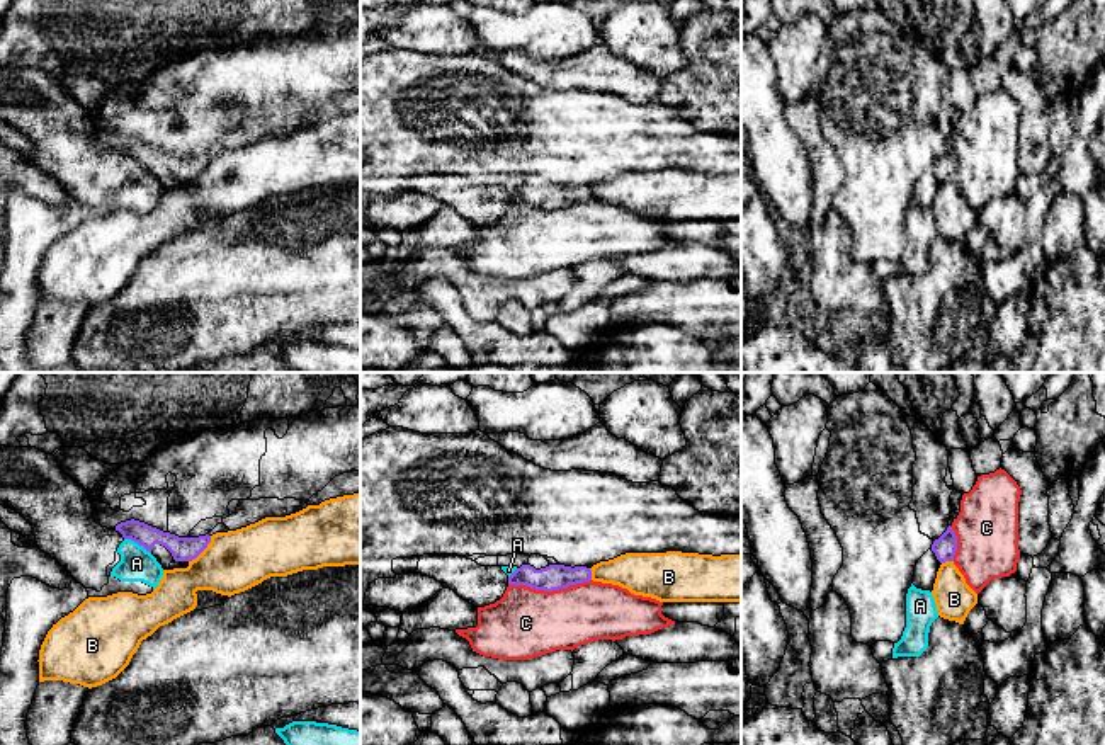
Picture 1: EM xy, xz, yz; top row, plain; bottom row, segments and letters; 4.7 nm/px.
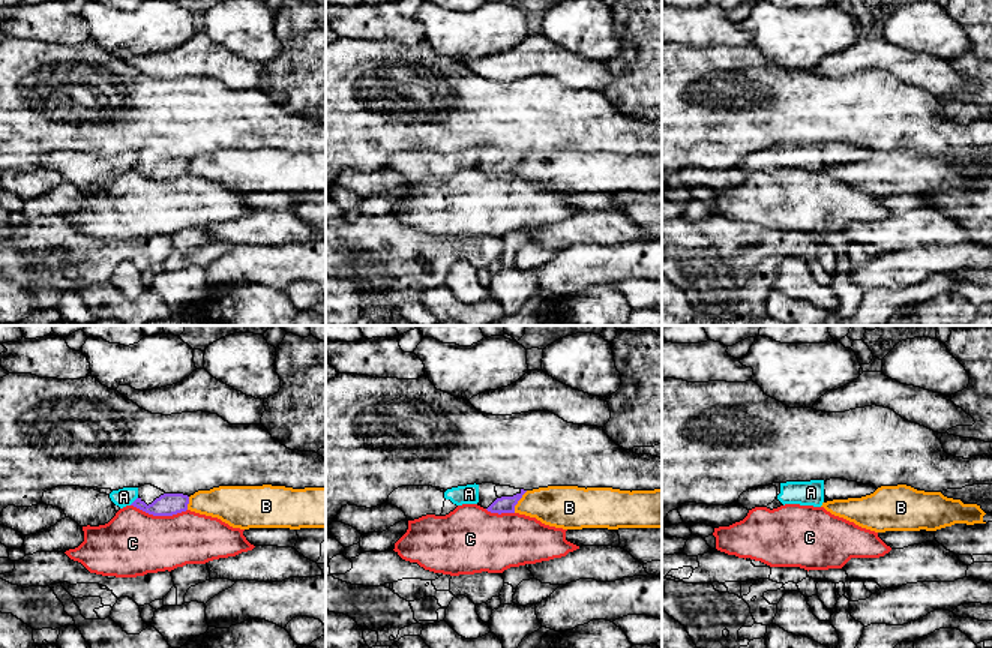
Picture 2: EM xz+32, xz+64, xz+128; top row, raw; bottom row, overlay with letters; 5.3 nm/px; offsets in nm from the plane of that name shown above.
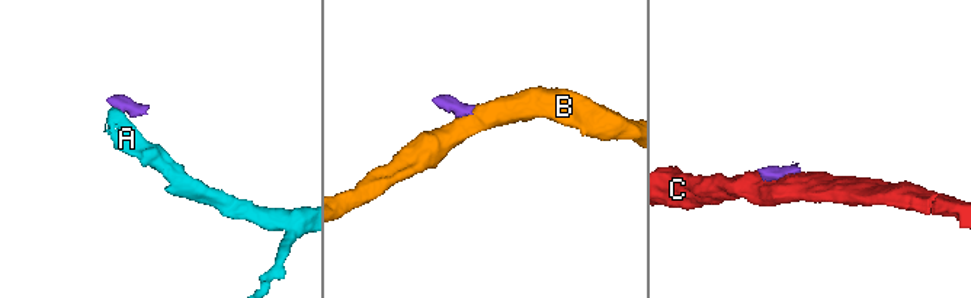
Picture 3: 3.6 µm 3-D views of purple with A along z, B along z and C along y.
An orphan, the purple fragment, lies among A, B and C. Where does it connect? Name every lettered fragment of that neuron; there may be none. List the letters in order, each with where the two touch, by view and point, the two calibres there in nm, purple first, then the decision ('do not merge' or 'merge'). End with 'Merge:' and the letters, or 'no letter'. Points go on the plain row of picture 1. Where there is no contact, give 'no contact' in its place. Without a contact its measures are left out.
A: xy (138, 162) | 110/160 nm | do not merge
B: xy (203, 169) | 110/300 nm | do not merge
C: xz (549, 210) | 120/320 nm | do not merge
Merge: no letter

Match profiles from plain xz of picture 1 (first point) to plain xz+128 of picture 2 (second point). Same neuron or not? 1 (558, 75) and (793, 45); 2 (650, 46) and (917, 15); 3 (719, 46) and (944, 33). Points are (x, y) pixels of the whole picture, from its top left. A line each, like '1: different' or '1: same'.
1: different
2: same
3: different

